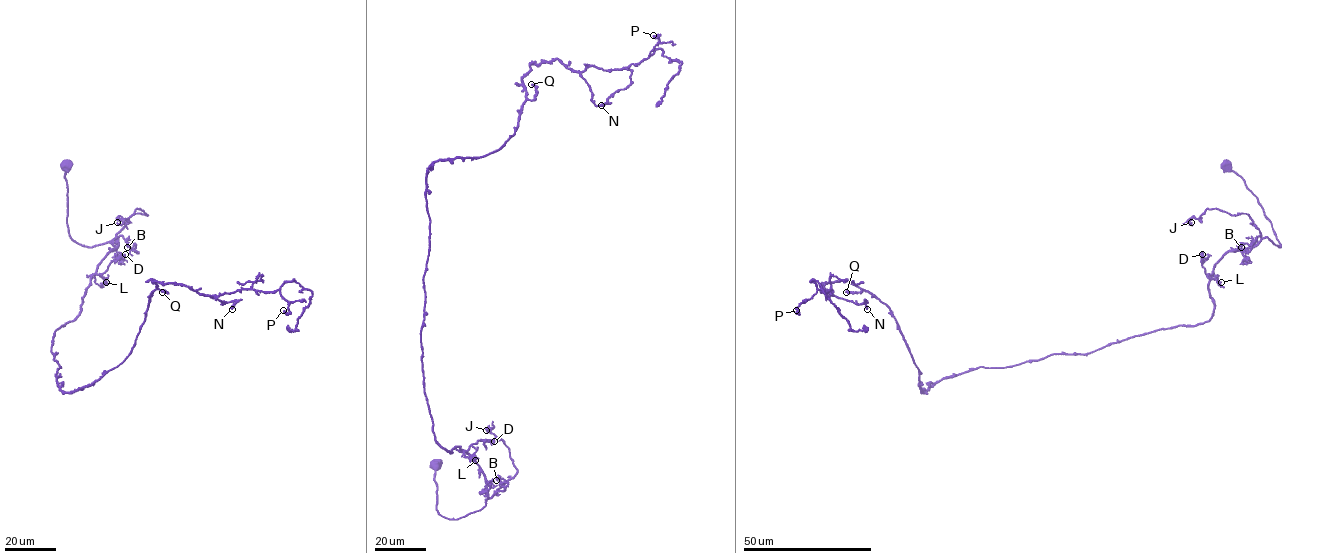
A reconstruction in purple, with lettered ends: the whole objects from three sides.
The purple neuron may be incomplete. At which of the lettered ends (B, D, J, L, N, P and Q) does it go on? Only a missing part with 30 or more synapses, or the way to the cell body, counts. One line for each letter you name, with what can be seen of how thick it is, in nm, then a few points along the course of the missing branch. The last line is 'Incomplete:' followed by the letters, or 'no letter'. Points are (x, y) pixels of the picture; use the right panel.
Incomplete: no letter

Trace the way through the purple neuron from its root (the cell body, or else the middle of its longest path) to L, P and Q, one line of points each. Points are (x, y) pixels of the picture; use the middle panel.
L: (435, 464), (436, 509), (445, 518), (456, 519), (485, 505), (485, 476), (464, 451), (464, 456), (475, 460)
P: (435, 464), (441, 515), (485, 505), (424, 390), (427, 168), (514, 134), (531, 64), (622, 69), (653, 35)
Q: (435, 464), (441, 515), (485, 505), (484, 473), (436, 440), (424, 390), (427, 169), (499, 149), (531, 84)

